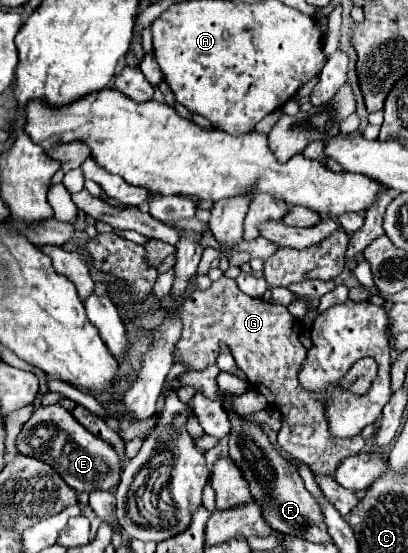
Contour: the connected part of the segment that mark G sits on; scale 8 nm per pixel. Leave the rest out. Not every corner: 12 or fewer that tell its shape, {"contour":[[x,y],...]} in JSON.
{"contour":[[234,279],[178,303],[176,363],[216,363],[220,341],[284,423],[278,447],[334,475],[364,439],[332,437],[300,385],[302,327]]}

